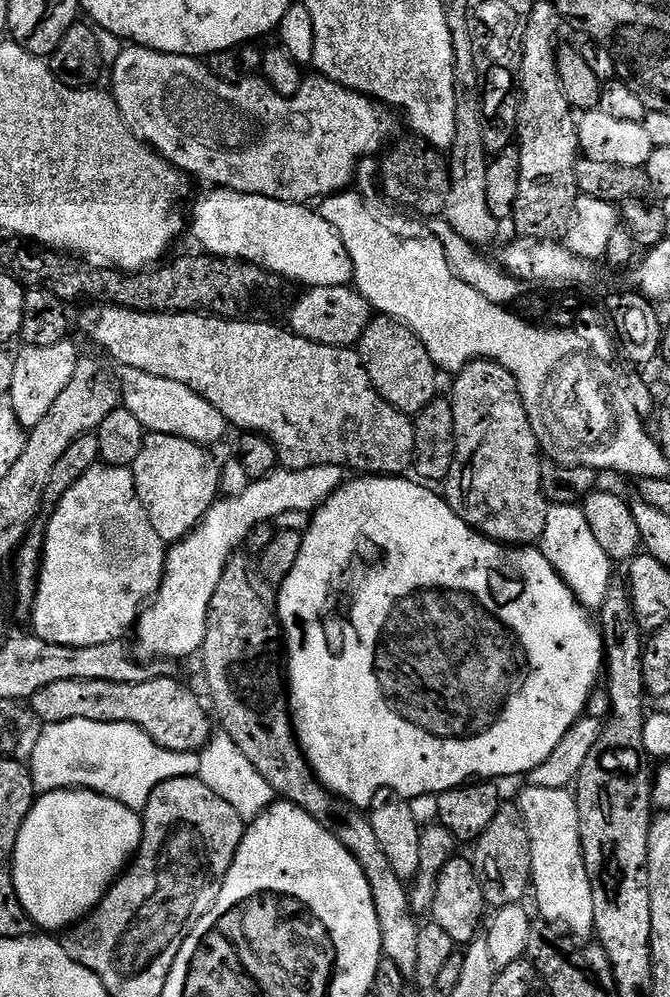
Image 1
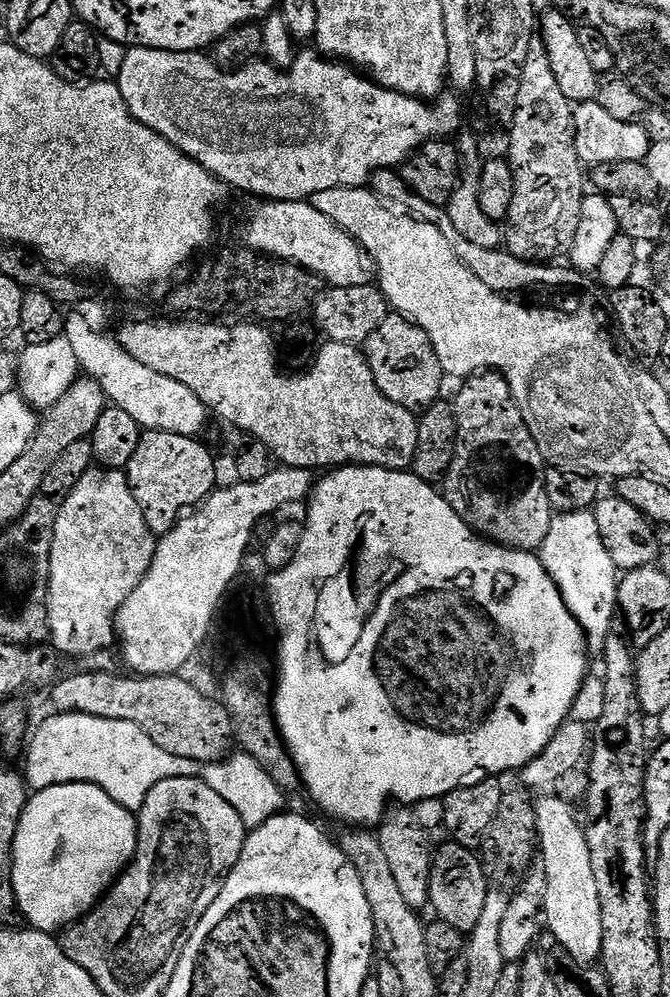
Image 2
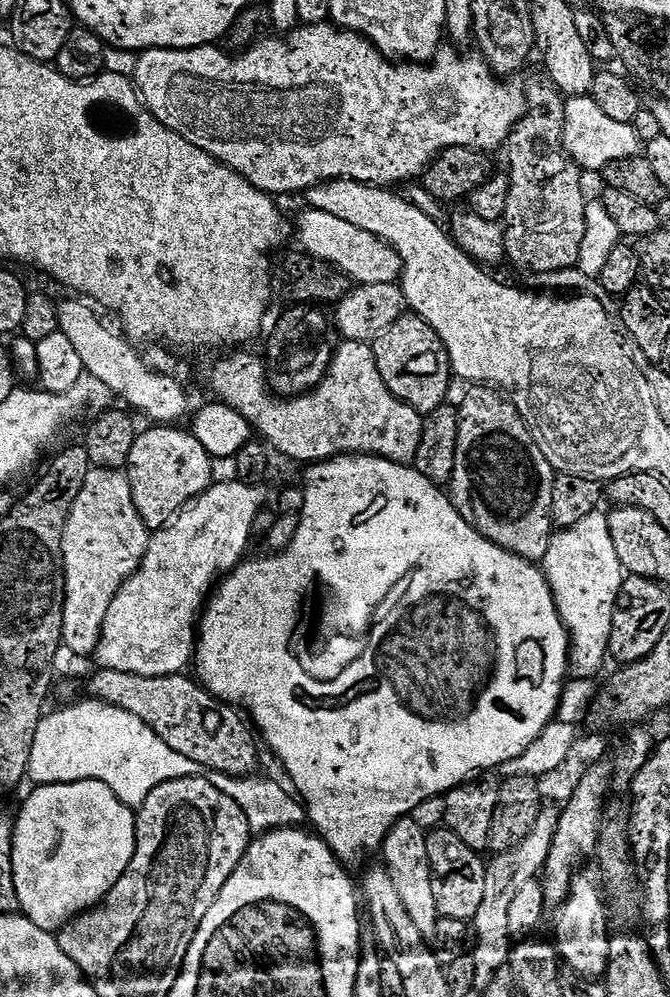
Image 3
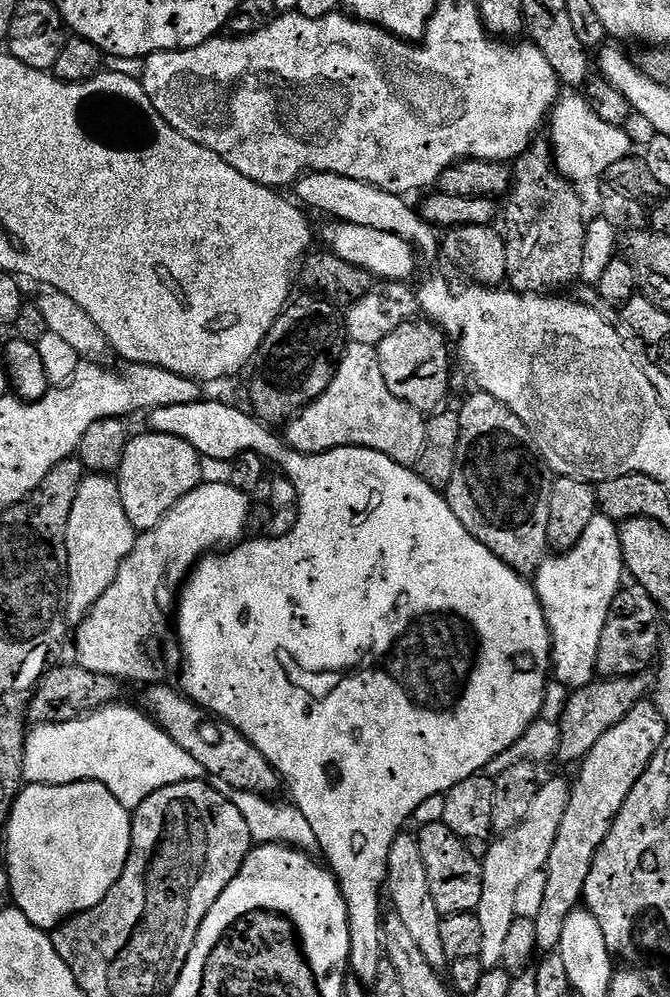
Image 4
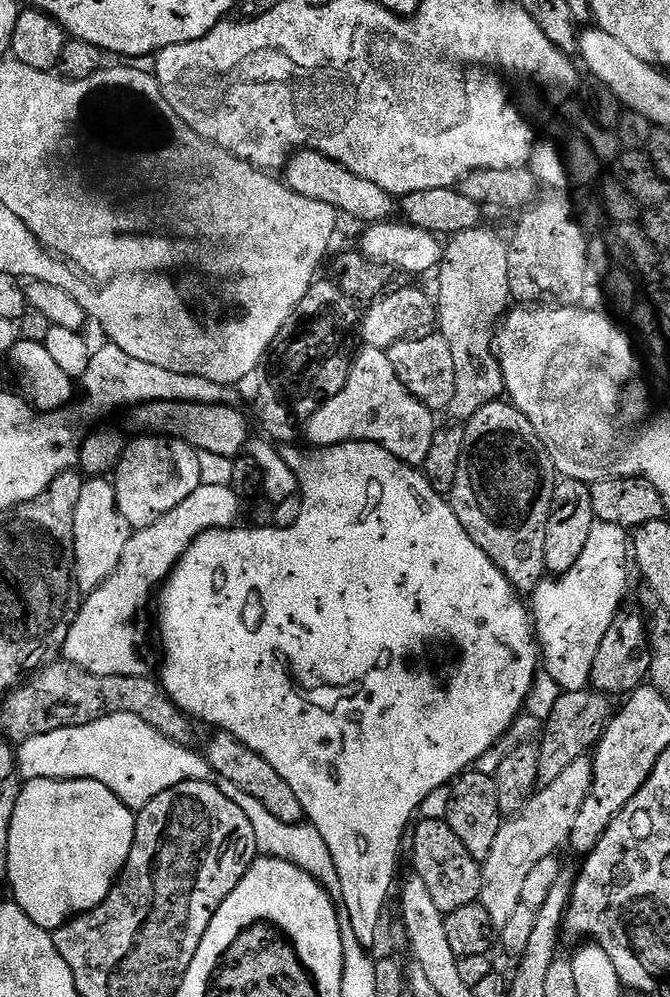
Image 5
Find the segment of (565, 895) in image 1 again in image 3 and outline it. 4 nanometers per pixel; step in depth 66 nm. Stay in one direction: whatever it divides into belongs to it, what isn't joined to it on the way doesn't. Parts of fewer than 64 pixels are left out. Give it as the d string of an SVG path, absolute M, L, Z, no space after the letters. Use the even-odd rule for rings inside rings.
M578 874L572 883L570 894L561 908L555 909L556 940L558 956L565 965L572 967L571 971L585 978L603 977L608 969L608 916L604 913L606 900L602 888L595 879L585 874ZM560 943L560 944L559 944Z

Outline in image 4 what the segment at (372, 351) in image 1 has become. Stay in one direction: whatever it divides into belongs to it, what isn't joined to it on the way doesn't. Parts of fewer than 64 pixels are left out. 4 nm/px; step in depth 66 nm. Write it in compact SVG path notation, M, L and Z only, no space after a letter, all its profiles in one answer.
M424 318L407 320L394 334L386 334L378 351L382 376L392 393L420 412L435 413L443 405L440 403L447 398L452 384L452 360L448 357L447 343L445 333Z

